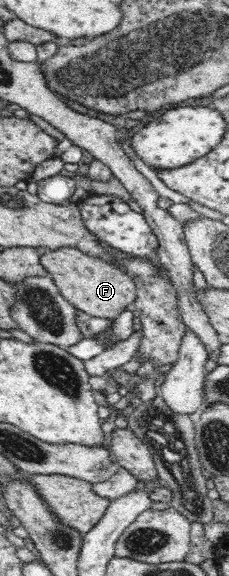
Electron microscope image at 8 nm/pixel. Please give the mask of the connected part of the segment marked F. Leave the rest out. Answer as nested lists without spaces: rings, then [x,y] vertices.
[[[75,248],[48,250],[40,258],[40,263],[49,272],[60,294],[78,310],[94,318],[114,321],[130,304],[136,303],[137,287],[125,272],[99,258],[90,258]]]

